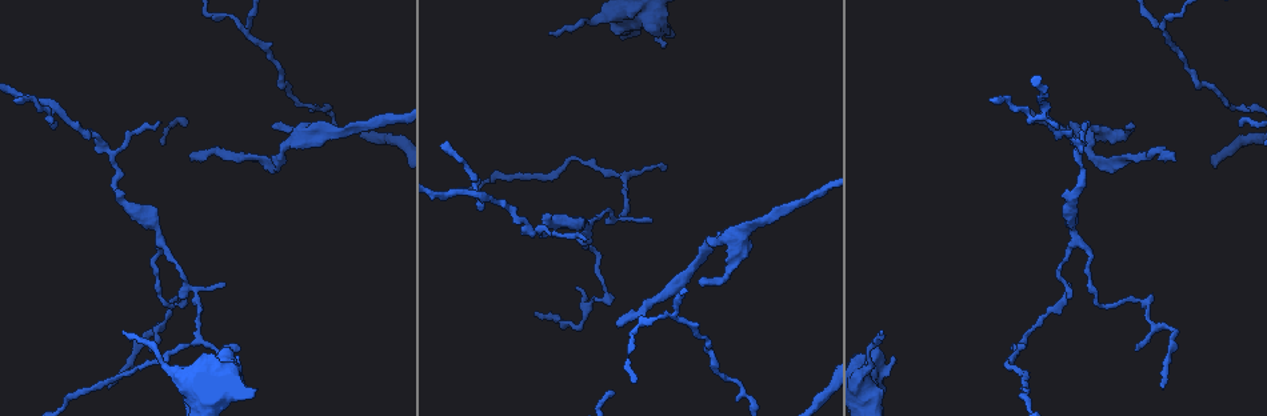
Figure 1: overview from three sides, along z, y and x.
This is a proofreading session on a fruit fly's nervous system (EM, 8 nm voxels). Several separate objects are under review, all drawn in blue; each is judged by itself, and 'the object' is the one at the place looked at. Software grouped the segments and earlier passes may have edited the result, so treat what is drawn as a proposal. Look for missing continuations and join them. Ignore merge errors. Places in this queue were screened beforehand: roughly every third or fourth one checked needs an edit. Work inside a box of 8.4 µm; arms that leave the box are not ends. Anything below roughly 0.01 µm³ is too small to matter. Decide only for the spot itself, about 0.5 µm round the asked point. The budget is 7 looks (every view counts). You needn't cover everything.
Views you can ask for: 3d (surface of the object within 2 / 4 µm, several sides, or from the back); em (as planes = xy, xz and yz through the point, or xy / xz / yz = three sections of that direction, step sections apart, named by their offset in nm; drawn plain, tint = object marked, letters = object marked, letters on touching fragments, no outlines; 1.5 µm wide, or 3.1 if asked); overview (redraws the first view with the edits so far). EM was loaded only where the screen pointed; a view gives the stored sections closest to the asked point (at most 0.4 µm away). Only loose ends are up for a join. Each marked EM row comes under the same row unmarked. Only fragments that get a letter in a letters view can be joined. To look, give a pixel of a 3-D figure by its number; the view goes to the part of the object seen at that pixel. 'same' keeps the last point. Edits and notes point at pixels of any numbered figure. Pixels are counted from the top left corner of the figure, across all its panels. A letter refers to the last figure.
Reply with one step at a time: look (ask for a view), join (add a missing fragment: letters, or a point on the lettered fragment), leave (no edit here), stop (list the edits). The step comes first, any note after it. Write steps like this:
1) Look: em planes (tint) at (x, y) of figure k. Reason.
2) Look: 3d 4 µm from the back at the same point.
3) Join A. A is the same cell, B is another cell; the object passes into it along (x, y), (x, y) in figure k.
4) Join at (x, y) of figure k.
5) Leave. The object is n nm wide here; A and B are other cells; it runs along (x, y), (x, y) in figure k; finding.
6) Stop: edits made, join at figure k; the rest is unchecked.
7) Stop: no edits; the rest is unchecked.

Look: em planes (letters) at (616, 324) of figure 1. Long arm stops here.

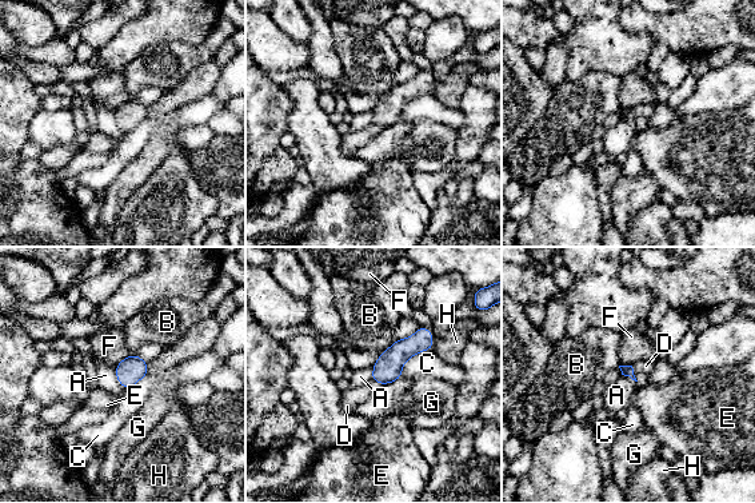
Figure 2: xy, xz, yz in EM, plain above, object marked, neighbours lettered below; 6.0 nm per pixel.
Join at (642, 370) of figure 2. The longest contact is with C, 260 nm; D is the same cell, A, B, C, E, F, G and H are other cells; the neuron continues.

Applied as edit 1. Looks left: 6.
Look: overview.

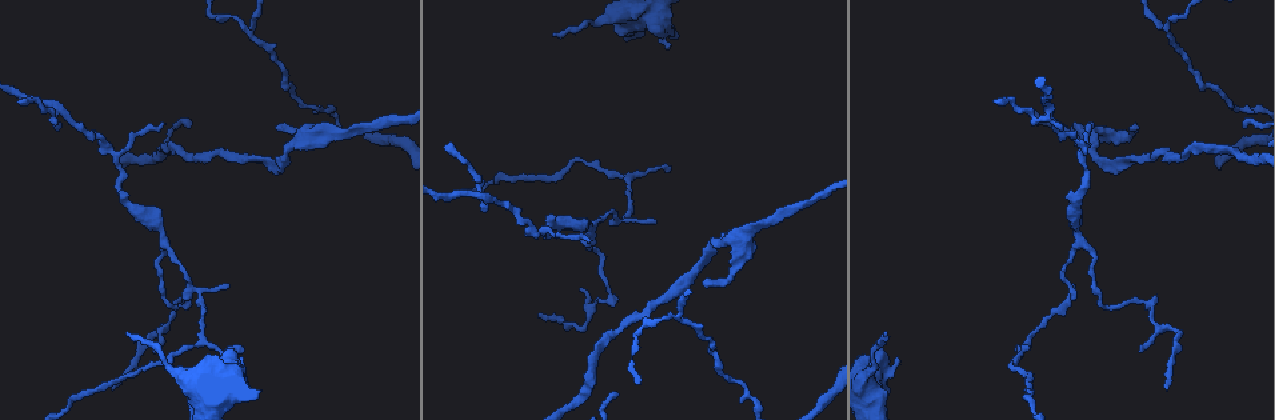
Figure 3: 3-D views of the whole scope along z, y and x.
Look: em planes (tint) at (676, 35) of figure 3. An open end.

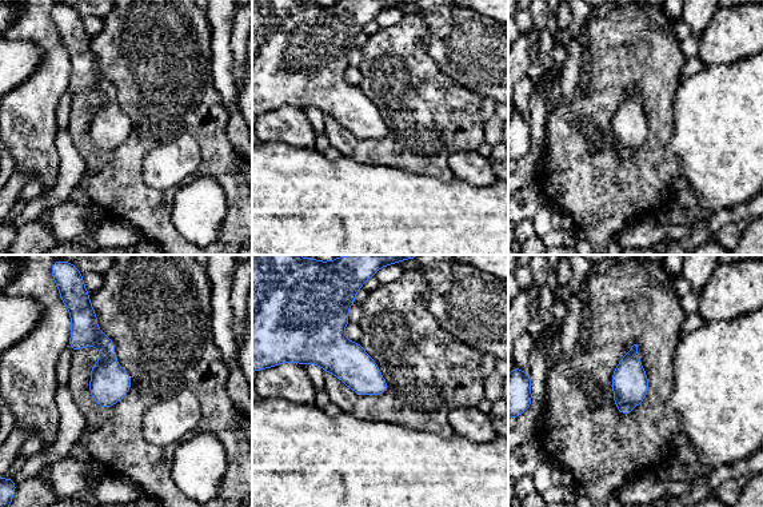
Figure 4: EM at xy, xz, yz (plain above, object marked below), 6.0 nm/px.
Look: em planes (letters) at the same point. What lies round it.

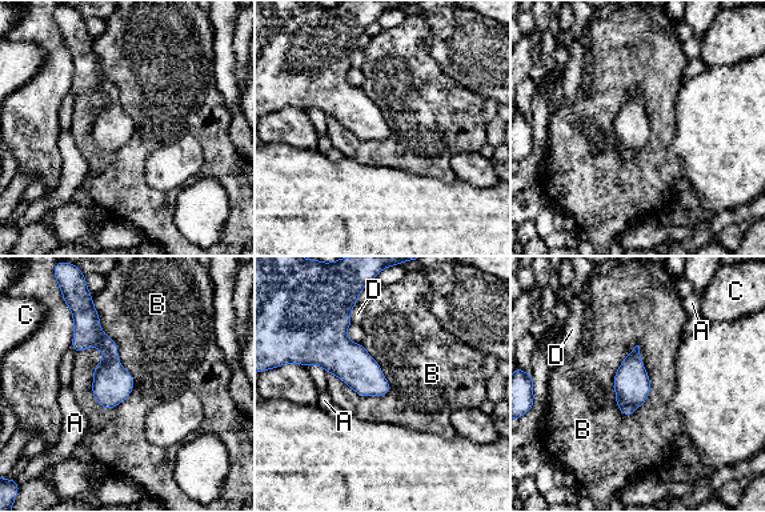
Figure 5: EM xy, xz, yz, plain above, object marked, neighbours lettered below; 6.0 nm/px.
Leave. A, B, C and D are other cells; a border runs along (92, 299), (133, 382), (111, 410) in figure 5; no lettered fragment goes on from it.

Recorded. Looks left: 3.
Stop: edits made, join at figure 2; the rest is unchecked.

